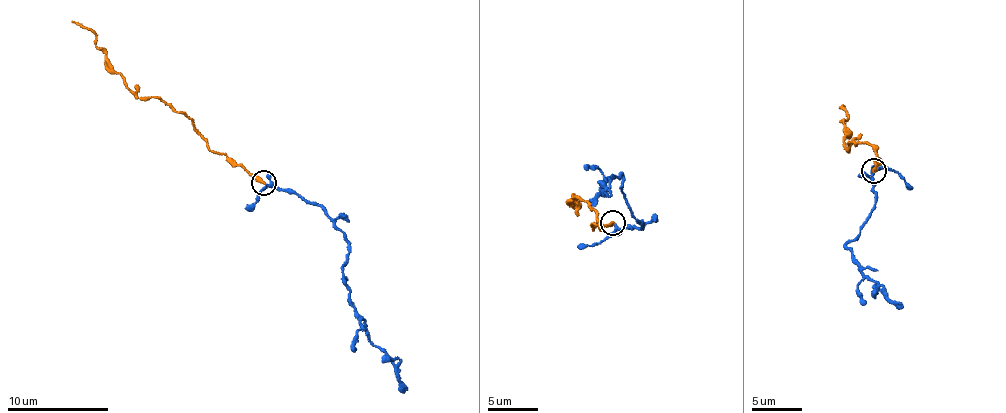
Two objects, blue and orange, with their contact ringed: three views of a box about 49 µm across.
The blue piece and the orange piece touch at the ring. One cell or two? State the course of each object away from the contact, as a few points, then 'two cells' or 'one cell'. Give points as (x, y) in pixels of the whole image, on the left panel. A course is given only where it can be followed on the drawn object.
course blue (265, 184), (291, 188), (319, 205), (350, 244), (342, 268), (355, 318), (391, 360), (402, 393); course orange (263, 182), (208, 149), (206, 138), (183, 114), (160, 99), (142, 99), (125, 85), (94, 34), (71, 21); one cell

